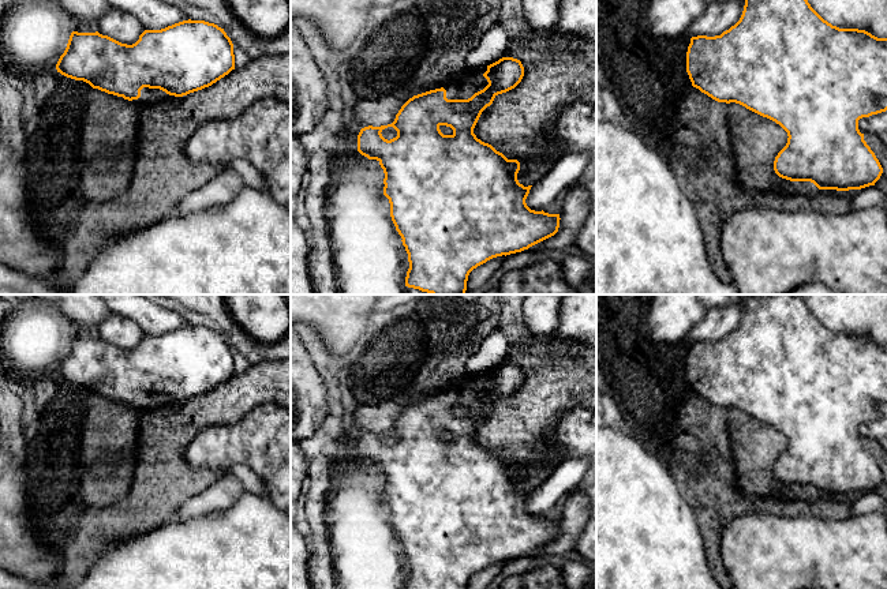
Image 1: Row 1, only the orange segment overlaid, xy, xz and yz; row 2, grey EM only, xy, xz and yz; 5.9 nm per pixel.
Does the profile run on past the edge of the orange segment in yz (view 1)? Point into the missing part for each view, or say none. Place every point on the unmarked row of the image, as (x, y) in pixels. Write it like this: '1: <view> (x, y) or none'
1: none

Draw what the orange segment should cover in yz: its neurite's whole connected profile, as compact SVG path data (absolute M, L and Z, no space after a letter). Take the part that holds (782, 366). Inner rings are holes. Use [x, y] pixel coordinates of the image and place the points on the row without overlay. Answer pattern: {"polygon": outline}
{"polygon": "M760 294L749 297L740 326L721 341L690 344L686 357L686 378L692 391L718 408L736 408L779 429L787 438L787 449L774 466L775 479L790 487L811 487L819 495L861 495L880 484L883 473L858 435L858 425L887 416L887 344L877 344L865 335L839 334L824 326L808 308L800 294Z"}

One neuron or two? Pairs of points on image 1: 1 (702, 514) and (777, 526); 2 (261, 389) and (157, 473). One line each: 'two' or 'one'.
1: two
2: one

